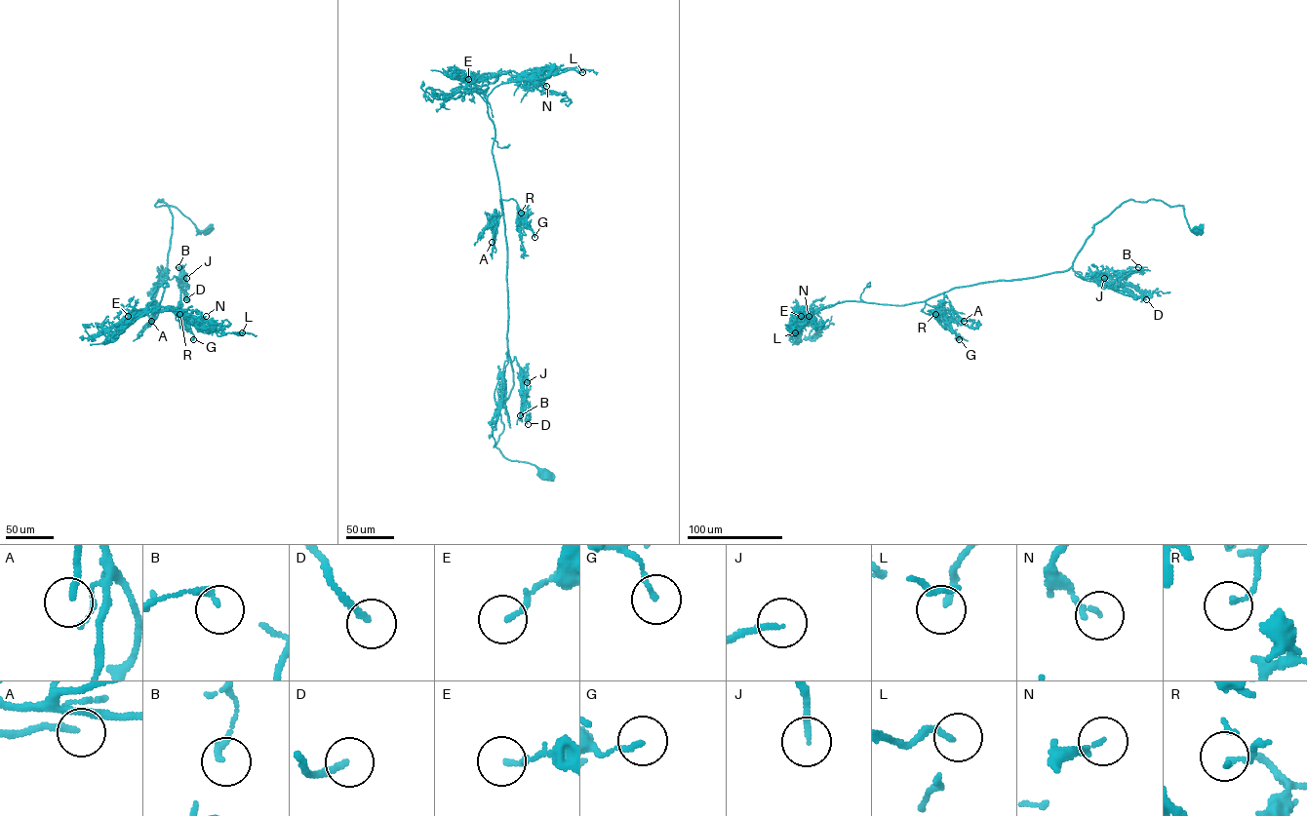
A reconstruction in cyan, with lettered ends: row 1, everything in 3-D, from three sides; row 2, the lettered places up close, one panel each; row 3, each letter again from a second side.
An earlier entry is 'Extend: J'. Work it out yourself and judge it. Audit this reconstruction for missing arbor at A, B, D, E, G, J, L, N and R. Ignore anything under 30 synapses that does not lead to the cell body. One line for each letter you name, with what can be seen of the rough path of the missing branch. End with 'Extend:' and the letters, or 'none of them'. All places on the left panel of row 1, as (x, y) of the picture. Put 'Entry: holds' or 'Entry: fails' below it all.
Extend: D, J
Entry: fails

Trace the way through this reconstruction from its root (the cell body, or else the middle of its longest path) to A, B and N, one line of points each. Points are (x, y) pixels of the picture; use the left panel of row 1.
A: (207, 231), (199, 231), (176, 208), (154, 205), (161, 199), (168, 205), (172, 231), (166, 285), (151, 321)
B: (207, 231), (176, 208), (156, 207), (159, 199), (173, 214), (166, 272), (181, 285), (178, 267)
N: (207, 231), (159, 199), (173, 214), (167, 277), (145, 307), (206, 316)

